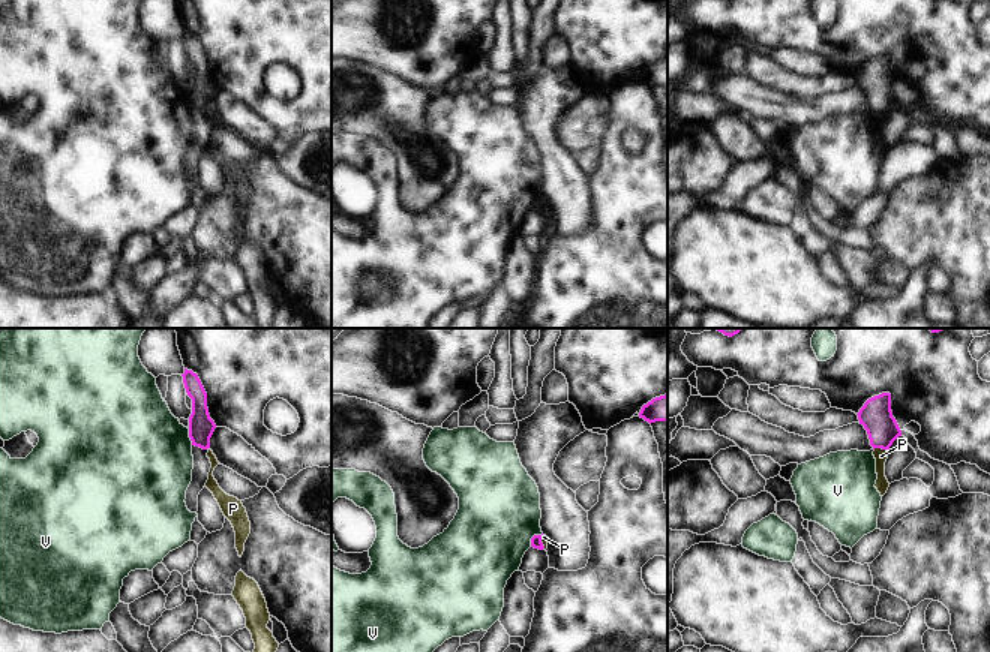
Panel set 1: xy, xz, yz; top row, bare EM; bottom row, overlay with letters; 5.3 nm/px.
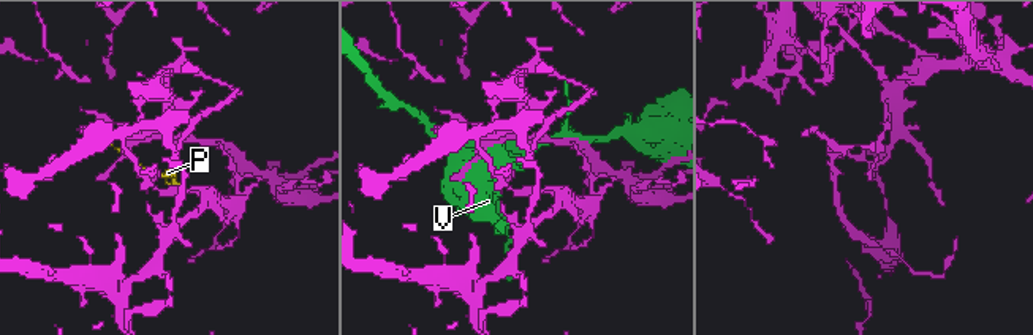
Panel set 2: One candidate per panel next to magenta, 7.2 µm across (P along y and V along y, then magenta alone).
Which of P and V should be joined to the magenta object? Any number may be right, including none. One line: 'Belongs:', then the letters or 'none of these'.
Belongs: none of these

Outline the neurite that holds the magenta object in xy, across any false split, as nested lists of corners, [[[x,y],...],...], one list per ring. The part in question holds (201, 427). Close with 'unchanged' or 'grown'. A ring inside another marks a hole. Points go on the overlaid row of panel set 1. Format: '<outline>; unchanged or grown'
[[[184,369],[183,384],[188,396],[192,399],[192,414],[189,417],[189,438],[192,445],[202,450],[210,448],[210,438],[216,429],[207,408],[207,393],[192,370]]]; unchanged

